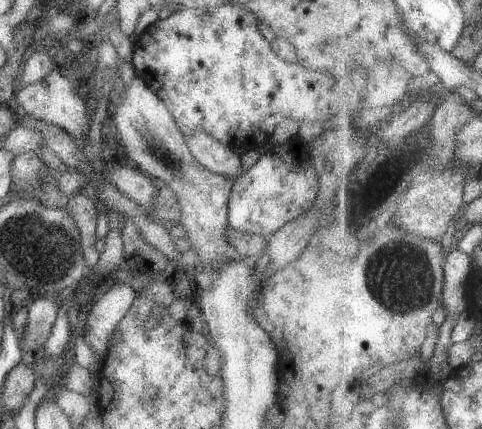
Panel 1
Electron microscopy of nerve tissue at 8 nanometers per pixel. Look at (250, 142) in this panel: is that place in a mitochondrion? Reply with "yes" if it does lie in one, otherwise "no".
no

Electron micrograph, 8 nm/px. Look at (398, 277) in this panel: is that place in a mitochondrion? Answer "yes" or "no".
yes

